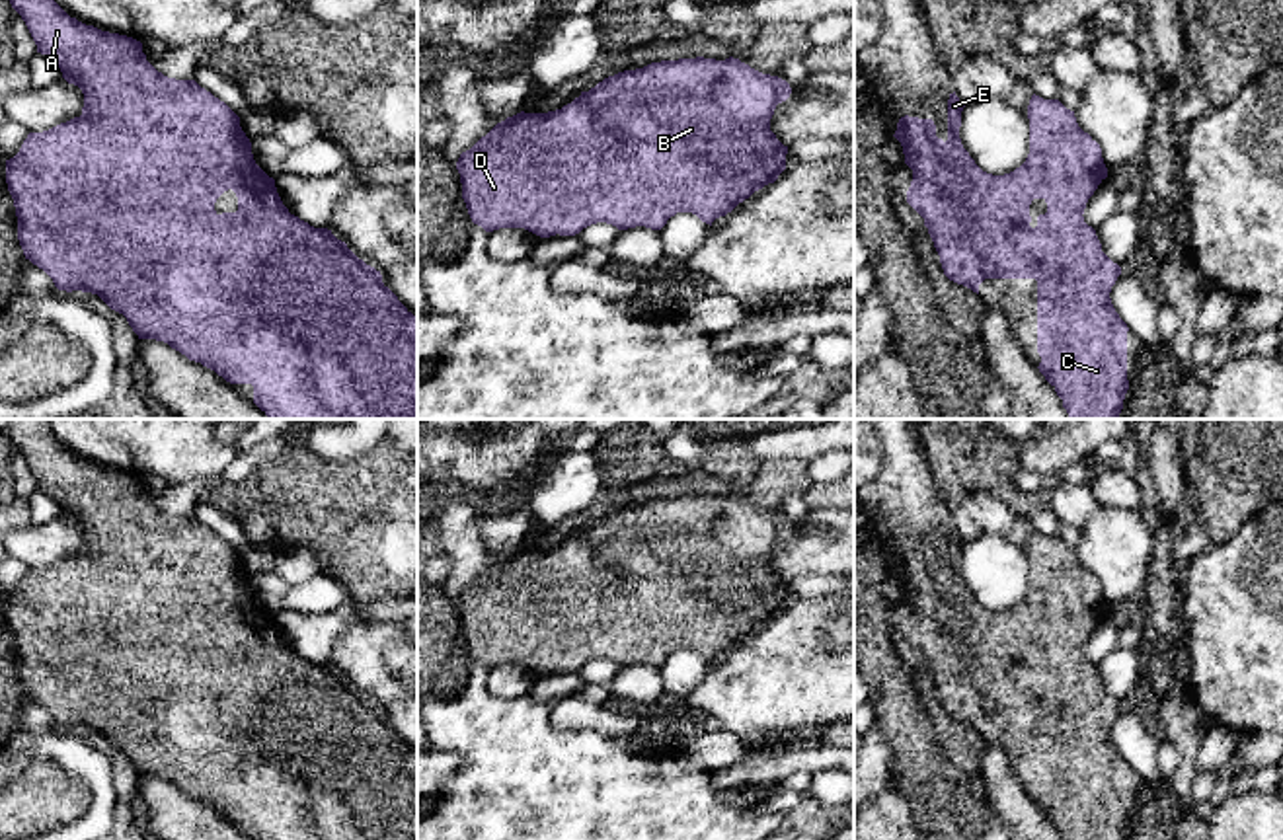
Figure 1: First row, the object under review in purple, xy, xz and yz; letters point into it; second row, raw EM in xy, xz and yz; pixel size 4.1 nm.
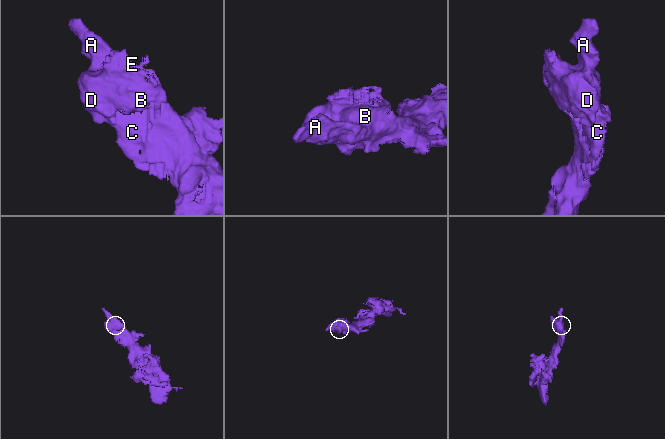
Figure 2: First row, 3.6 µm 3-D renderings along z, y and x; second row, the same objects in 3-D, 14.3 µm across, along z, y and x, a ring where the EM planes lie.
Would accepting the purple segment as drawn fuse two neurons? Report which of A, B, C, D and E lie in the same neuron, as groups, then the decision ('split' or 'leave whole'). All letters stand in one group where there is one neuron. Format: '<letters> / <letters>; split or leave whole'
A B C D E; leave whole

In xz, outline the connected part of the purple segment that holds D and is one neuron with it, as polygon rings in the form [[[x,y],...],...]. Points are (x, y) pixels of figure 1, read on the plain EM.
[[[733,493],[661,497],[624,507],[581,528],[562,546],[521,548],[497,559],[456,598],[462,635],[472,659],[486,668],[525,665],[540,674],[575,672],[597,659],[618,667],[636,663],[661,667],[677,649],[692,649],[712,663],[786,606],[788,583],[770,567],[770,555],[790,530],[786,516],[762,511]]]

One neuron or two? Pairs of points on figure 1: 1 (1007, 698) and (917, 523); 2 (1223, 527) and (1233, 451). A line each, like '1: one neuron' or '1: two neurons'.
1: one neuron
2: one neuron

